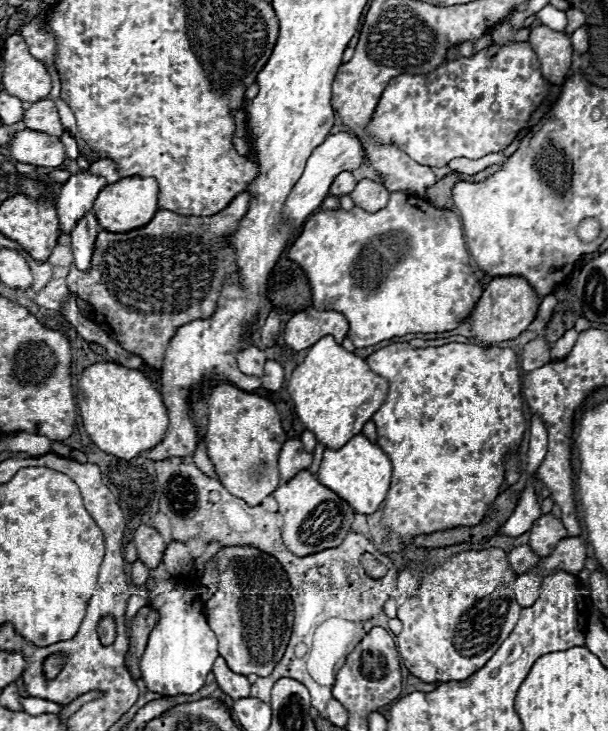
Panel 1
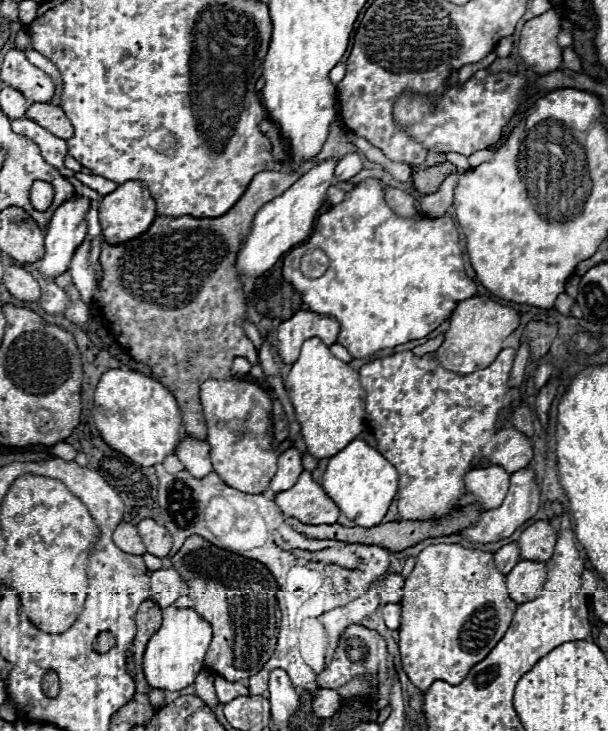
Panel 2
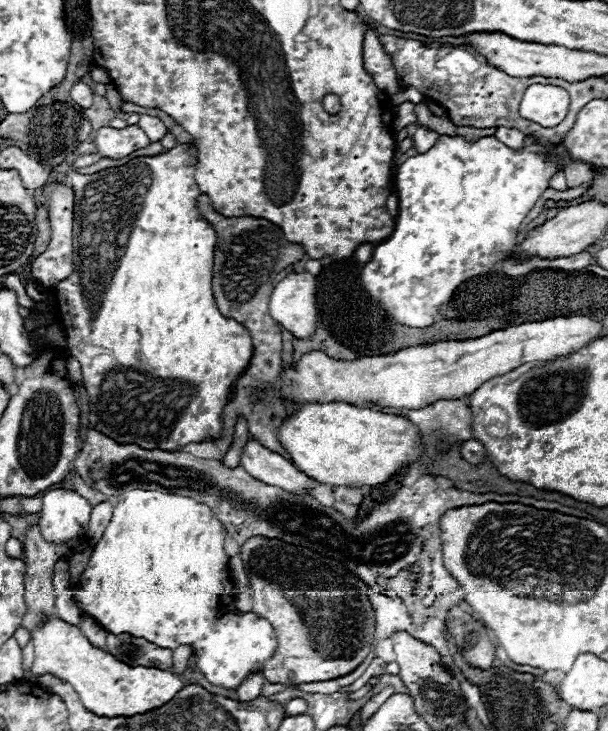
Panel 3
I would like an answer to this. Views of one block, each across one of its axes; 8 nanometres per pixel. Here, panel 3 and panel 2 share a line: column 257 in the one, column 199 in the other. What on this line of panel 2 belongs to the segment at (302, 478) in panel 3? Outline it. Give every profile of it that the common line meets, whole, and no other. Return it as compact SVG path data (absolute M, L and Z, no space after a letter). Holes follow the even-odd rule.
M184 436L176 448L178 460L184 464L184 468L194 476L194 478L204 478L206 474L212 472L210 456L208 456L208 444L194 440L192 436Z

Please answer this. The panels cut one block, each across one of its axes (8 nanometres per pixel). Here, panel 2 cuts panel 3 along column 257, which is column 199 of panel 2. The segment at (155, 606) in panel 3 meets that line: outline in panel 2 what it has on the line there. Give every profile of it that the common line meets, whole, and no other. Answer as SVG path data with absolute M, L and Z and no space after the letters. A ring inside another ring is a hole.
M168 606L162 610L162 626L148 640L144 652L144 674L150 688L160 690L182 690L194 684L196 676L204 668L204 658L212 640L212 628L194 608L176 608Z

